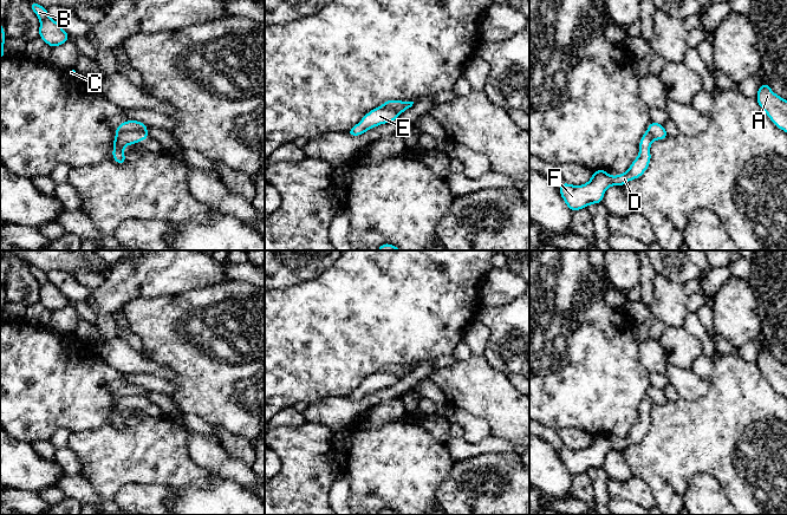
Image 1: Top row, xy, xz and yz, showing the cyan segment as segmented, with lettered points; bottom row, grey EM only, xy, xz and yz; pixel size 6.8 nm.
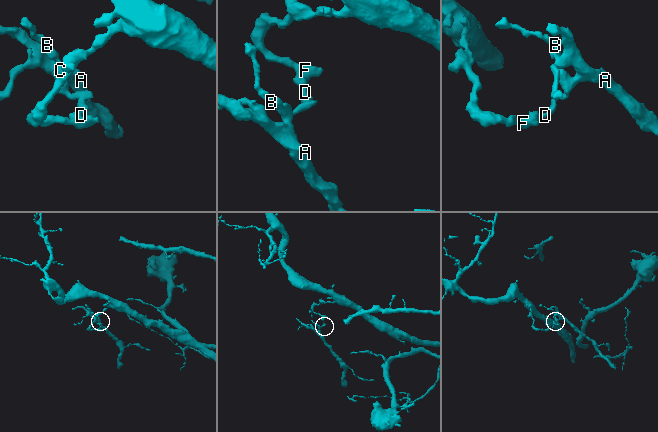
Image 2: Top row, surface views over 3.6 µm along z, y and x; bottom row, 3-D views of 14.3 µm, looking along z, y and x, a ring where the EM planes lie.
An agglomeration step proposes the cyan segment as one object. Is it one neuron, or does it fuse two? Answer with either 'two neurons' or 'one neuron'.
two neurons

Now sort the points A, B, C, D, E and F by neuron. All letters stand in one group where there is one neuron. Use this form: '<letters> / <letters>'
A B C E / D F

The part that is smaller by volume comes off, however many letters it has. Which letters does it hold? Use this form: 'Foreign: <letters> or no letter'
Foreign: A, B, C, E

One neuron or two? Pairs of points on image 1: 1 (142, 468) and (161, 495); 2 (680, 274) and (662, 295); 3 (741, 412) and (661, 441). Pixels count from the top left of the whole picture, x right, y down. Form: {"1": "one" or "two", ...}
{"1": "two", "2": "two", "3": "one"}

